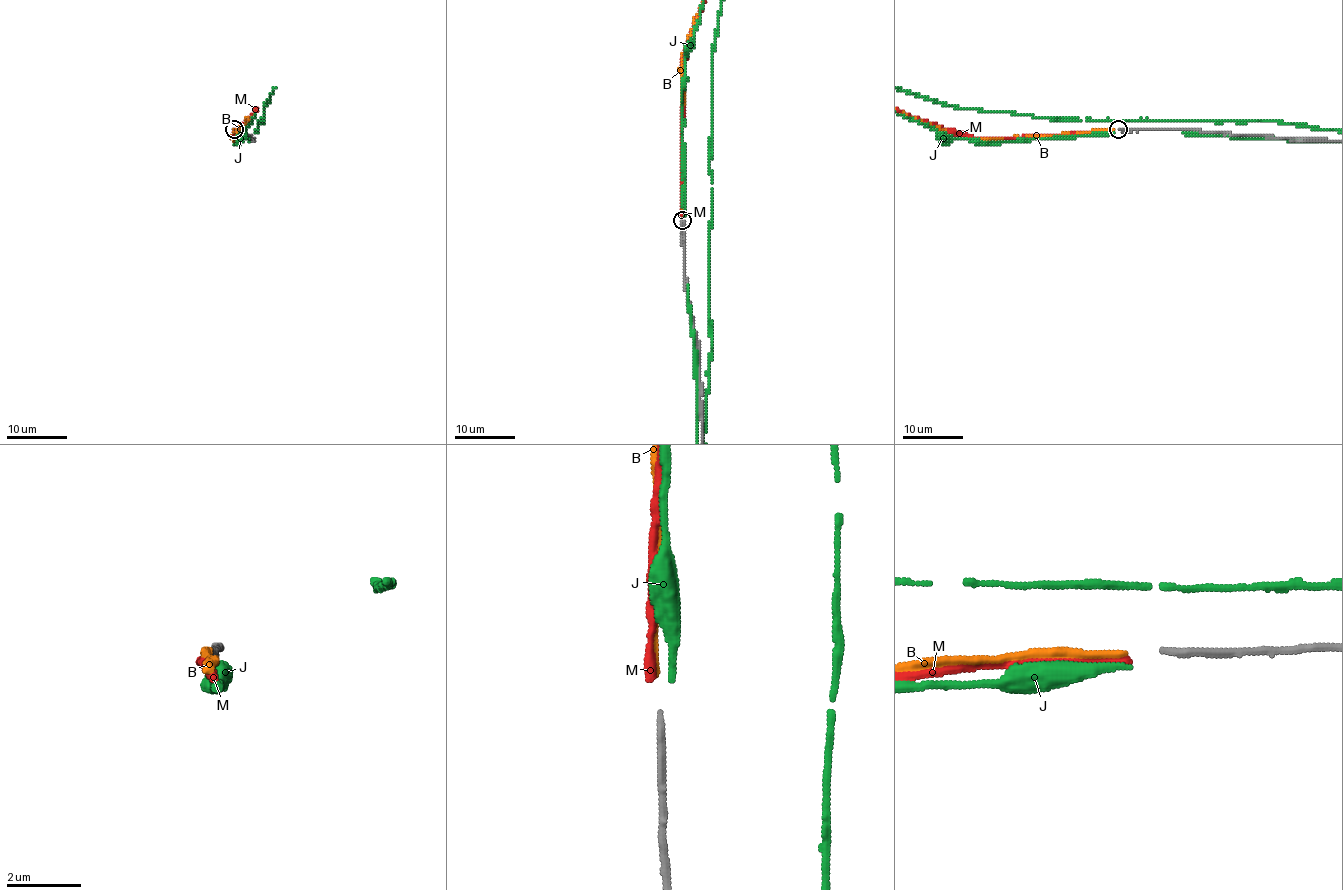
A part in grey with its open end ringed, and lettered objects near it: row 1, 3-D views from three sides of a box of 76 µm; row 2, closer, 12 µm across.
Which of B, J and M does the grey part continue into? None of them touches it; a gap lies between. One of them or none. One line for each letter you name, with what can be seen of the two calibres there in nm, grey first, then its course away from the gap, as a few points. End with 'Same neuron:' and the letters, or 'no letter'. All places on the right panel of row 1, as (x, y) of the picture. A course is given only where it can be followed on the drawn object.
B: 180 nm thick on the grey side, 170 nm on the other
Same neuron: B

